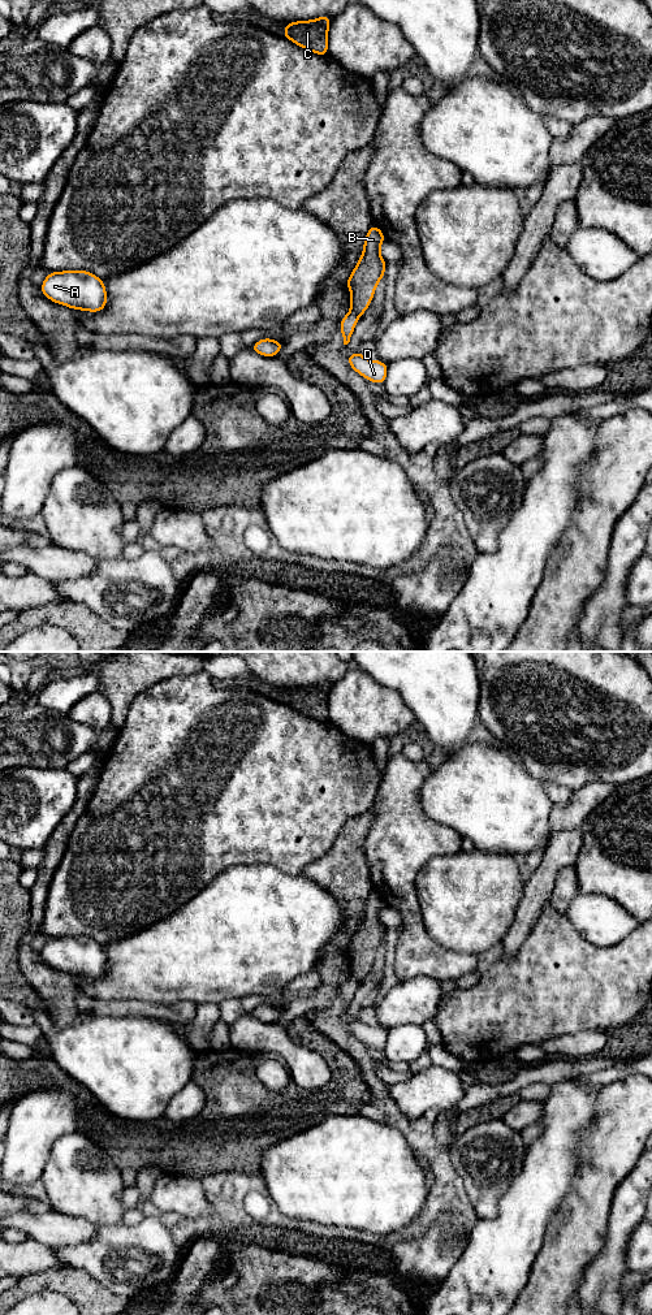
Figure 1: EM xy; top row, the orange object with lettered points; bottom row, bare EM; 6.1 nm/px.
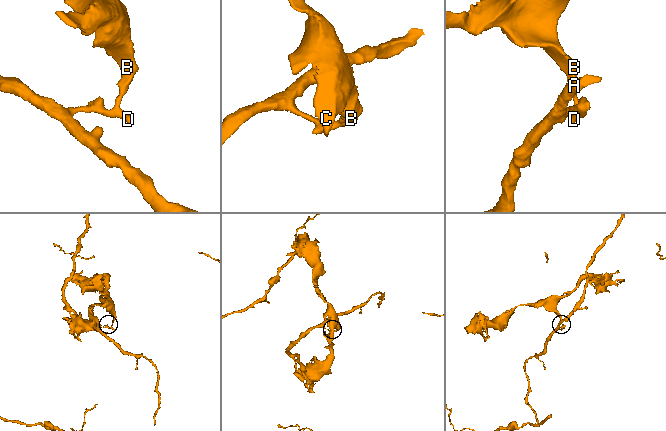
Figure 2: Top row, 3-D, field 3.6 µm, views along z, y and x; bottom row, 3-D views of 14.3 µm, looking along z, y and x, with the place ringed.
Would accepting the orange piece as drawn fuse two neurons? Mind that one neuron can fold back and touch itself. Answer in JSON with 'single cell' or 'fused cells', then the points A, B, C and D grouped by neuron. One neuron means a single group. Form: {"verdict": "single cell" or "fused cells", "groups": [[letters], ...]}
{"verdict": "fused cells", "groups": [["A", "D"], ["B", "C"]]}

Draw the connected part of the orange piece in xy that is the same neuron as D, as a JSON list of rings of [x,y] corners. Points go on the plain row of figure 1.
[[[359,1017],[347,1022],[349,1031],[363,1042],[376,1050],[384,1050],[388,1039],[388,1030],[381,1026],[370,1026],[364,1024]]]

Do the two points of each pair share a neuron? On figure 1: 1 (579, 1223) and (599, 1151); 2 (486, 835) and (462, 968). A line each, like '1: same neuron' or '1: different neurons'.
1: same neuron
2: different neurons

